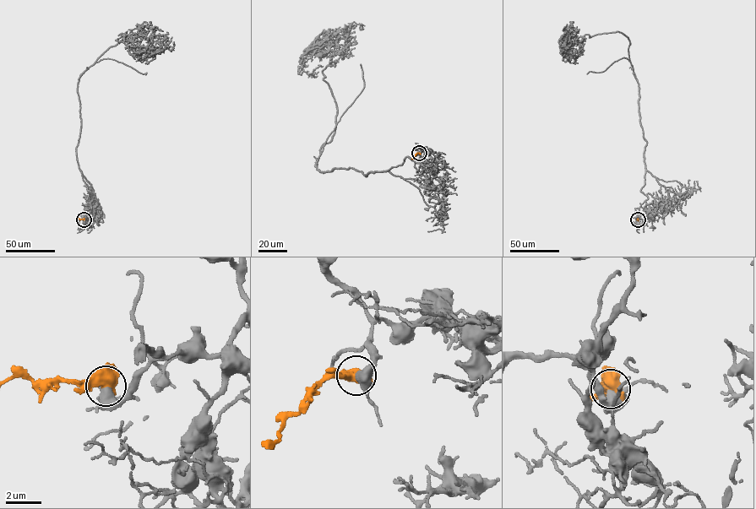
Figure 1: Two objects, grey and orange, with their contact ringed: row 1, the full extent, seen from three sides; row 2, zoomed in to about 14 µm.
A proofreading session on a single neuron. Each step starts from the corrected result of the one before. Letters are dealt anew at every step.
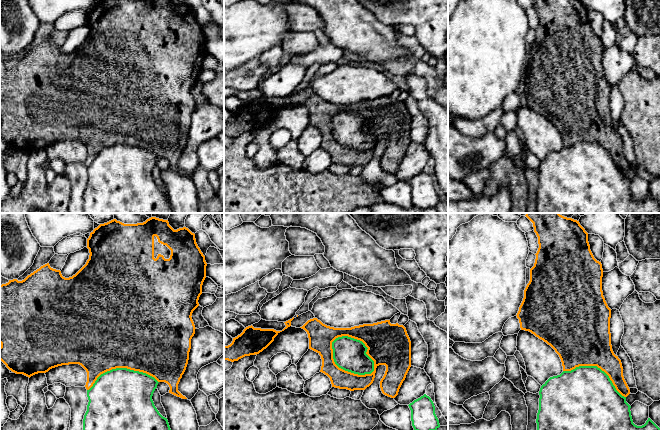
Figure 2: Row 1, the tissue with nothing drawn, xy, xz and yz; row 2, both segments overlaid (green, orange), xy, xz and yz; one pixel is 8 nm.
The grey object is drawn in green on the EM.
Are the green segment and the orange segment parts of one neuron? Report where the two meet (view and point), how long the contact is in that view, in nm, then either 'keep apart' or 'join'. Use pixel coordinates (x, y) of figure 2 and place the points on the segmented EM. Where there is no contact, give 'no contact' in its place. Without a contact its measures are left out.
contact xz (344, 369); length 420 nm; keep apart

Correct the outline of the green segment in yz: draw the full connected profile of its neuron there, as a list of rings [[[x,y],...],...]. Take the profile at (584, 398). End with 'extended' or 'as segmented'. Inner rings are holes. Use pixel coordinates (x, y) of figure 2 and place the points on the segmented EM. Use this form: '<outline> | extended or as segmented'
[[[579,366],[550,377],[541,386],[539,395],[537,430],[660,430],[650,418],[642,426],[633,423],[626,397],[616,390],[609,376],[597,366]]] | as segmented

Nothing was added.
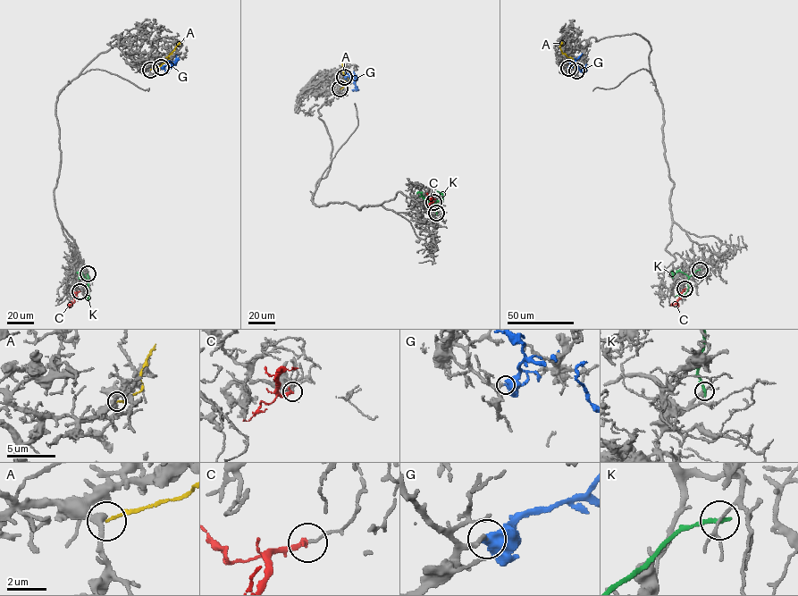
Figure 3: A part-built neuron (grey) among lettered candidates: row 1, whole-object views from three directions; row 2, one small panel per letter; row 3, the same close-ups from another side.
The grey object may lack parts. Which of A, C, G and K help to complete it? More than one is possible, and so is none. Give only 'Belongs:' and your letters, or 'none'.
Belongs: G

